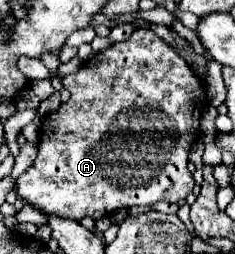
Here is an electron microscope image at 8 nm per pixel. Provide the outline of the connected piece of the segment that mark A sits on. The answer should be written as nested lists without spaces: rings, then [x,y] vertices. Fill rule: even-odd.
[[[134,29],[130,39],[122,41],[122,43],[114,43],[112,47],[108,47],[108,49],[100,51],[98,55],[94,55],[92,59],[88,59],[80,67],[78,73],[66,75],[62,79],[62,85],[70,91],[70,99],[66,103],[62,103],[56,113],[50,113],[42,123],[40,141],[38,141],[38,155],[36,155],[32,167],[24,175],[20,175],[18,181],[16,181],[18,195],[22,195],[22,199],[26,199],[30,205],[34,205],[36,209],[40,209],[46,215],[60,215],[64,219],[80,221],[84,217],[102,219],[102,217],[106,217],[112,211],[118,211],[122,207],[152,205],[152,203],[158,203],[158,201],[178,203],[178,201],[186,199],[192,193],[194,177],[192,177],[192,173],[188,173],[188,151],[200,135],[200,117],[202,117],[204,107],[208,105],[206,89],[204,89],[204,83],[192,75],[188,63],[172,47],[166,47],[164,39],[156,37],[148,29]]]

